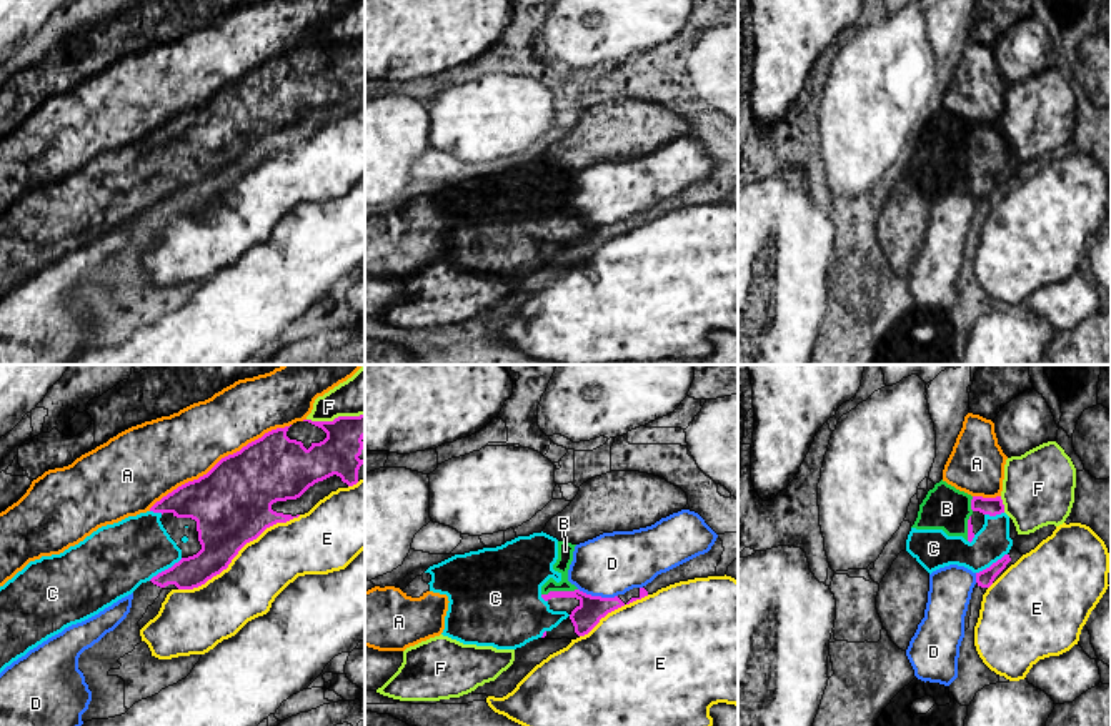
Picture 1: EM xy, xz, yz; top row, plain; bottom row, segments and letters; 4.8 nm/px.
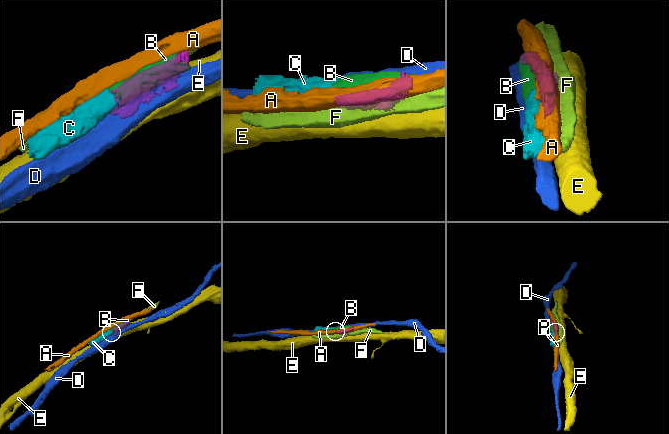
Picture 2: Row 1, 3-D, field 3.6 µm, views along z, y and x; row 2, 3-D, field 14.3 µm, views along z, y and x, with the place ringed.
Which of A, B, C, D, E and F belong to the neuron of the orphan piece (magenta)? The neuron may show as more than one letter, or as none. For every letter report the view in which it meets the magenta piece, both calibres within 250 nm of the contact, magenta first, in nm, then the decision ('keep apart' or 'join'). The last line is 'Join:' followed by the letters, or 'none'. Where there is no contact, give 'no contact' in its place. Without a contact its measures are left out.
A: xy | 380/340 nm | keep apart
B: xz | 130/80 nm | keep apart
C: xy | 150/340 nm | join
D: xz | 130/300 nm | keep apart
E: xy | 380/280 nm | keep apart
F: xy | 190/200 nm | keep apart
Join: C

